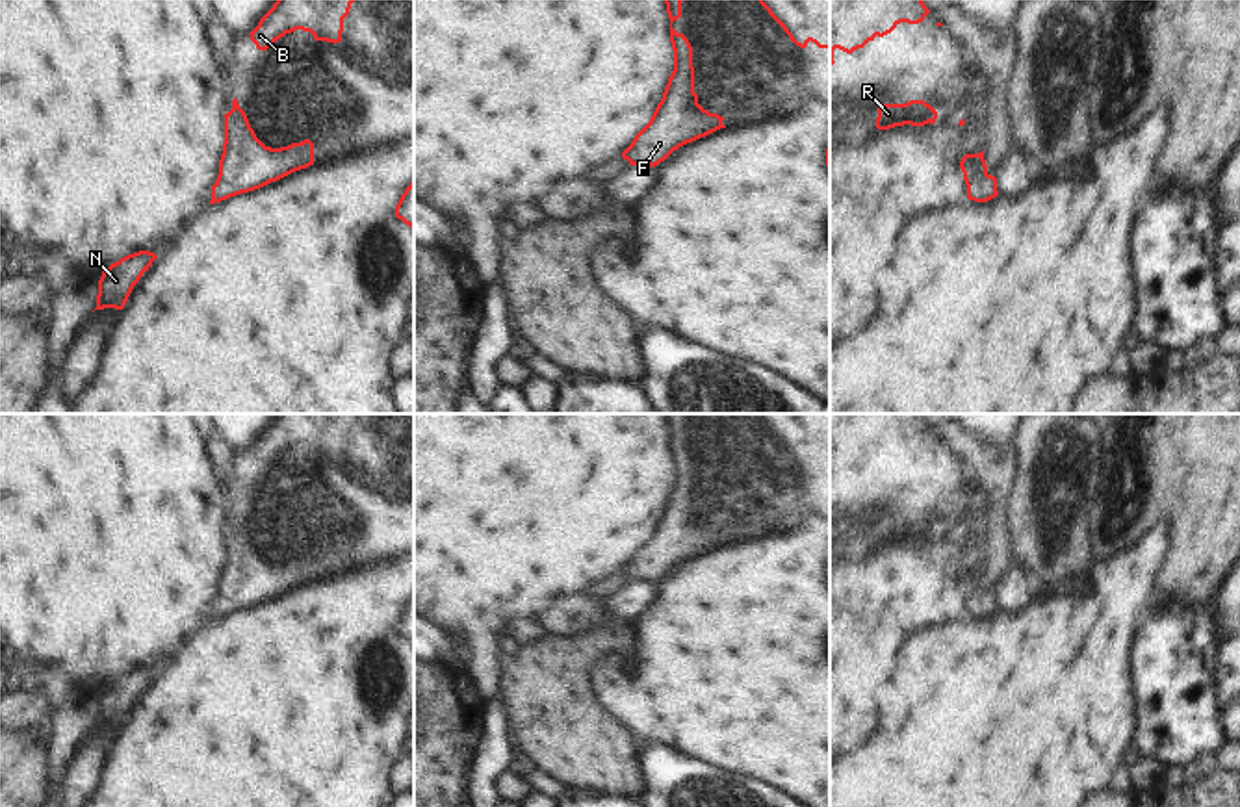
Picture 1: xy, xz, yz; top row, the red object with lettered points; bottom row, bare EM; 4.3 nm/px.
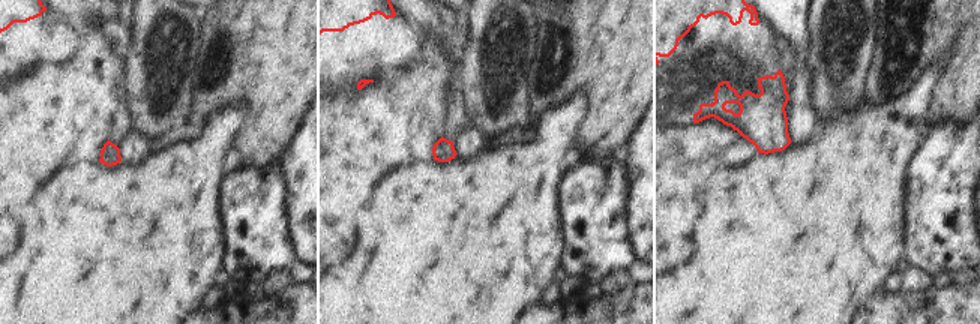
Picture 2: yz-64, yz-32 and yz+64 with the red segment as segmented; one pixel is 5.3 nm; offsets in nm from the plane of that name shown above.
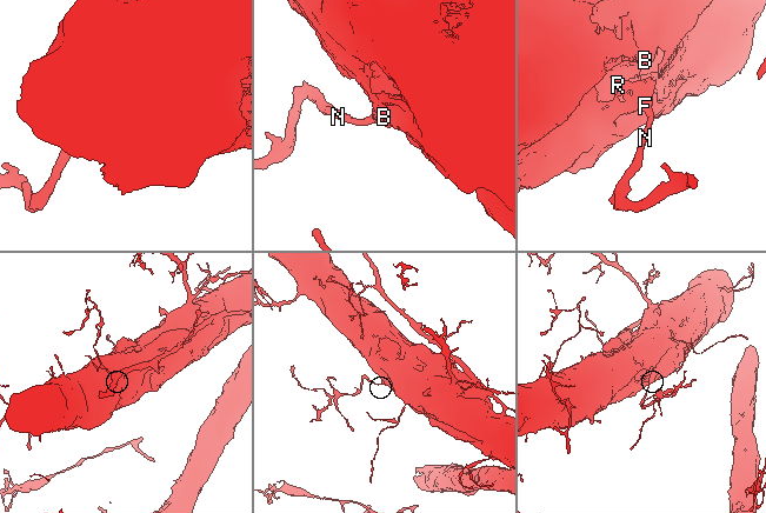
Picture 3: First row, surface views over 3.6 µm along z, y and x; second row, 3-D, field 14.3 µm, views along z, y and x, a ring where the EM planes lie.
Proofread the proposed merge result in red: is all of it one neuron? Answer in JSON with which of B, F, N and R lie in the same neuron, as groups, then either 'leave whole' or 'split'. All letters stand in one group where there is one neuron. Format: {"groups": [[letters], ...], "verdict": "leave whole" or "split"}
{"groups": [["B", "F", "N", "R"]], "verdict": "leave whole"}

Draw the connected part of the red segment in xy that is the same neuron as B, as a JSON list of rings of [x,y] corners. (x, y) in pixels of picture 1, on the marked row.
[[[277,0],[249,33],[258,50],[295,30],[310,32],[316,41],[340,43],[343,19],[355,0]]]

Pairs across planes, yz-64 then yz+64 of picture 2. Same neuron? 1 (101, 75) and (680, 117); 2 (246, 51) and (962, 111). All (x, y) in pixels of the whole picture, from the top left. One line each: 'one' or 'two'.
1: two
2: one

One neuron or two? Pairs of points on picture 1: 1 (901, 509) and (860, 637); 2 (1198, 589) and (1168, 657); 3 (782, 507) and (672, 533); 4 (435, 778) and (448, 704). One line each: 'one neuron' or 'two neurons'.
1: two neurons
2: two neurons
3: one neuron
4: one neuron

